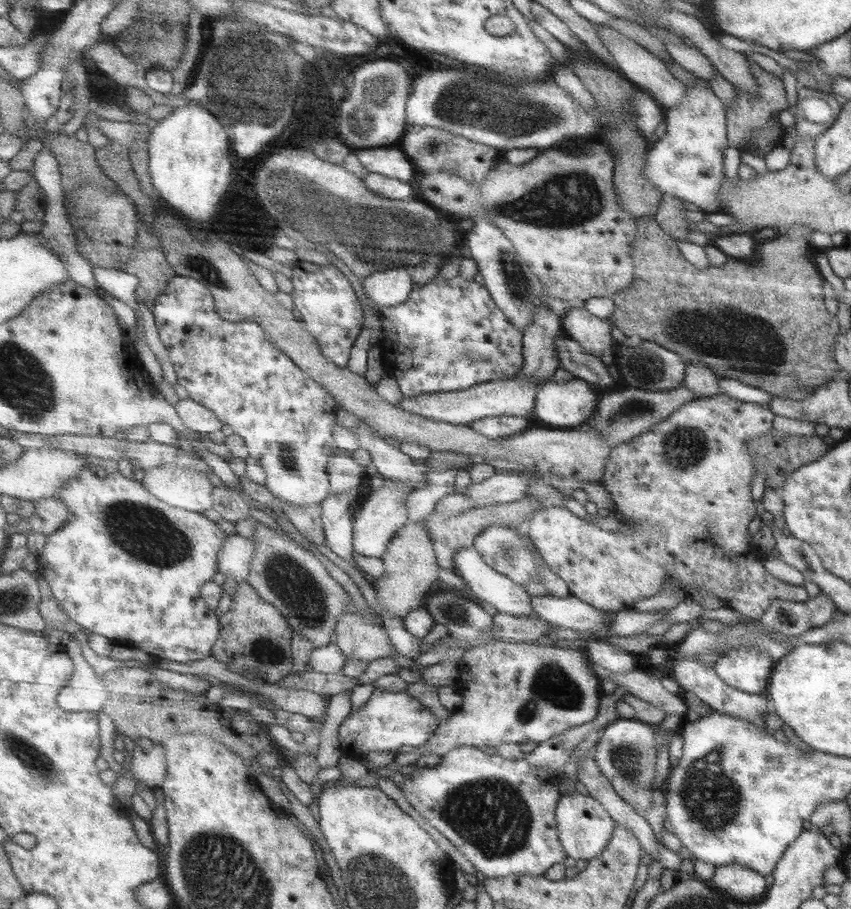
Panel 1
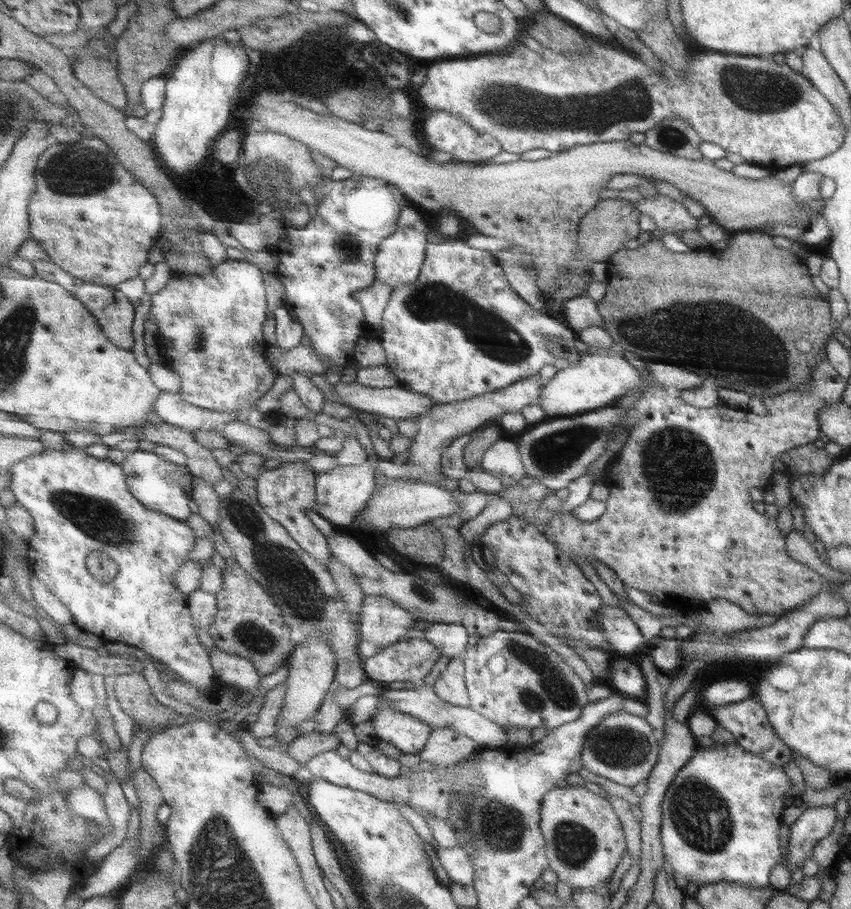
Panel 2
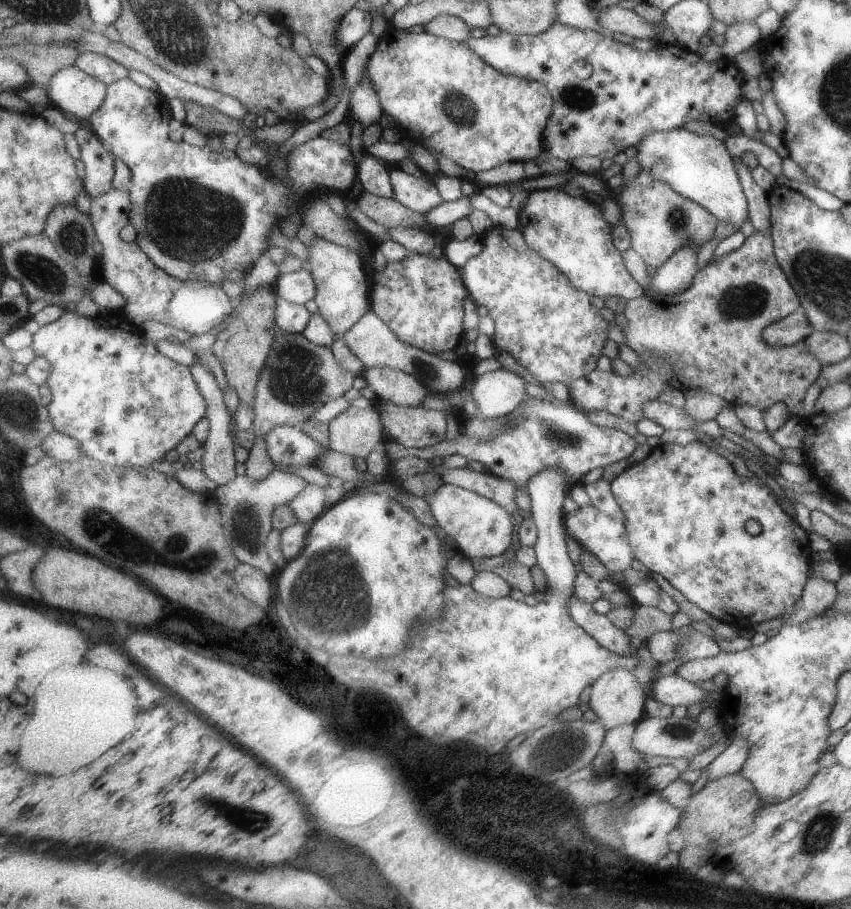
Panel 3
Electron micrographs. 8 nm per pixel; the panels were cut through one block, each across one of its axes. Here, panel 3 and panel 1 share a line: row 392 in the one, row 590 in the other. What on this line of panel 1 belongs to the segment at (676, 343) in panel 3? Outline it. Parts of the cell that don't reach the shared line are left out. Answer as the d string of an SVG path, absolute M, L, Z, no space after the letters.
M720 393L712 397L702 397L697 400L688 402L678 410L672 412L666 420L662 423L656 424L654 428L649 429L648 432L636 436L632 442L626 442L618 447L614 447L608 457L606 463L606 471L604 471L604 486L606 490L611 493L614 502L616 503L616 511L625 514L631 522L632 529L630 533L618 534L601 530L596 525L586 522L568 507L545 507L539 510L535 517L527 523L527 530L535 543L538 550L546 558L552 570L559 574L567 582L571 594L576 595L582 602L586 602L602 611L620 611L630 608L633 603L638 600L648 599L649 596L660 592L664 589L664 582L668 577L676 579L683 588L686 584L696 584L707 591L713 592L716 596L724 602L724 606L737 610L738 612L752 618L757 619L766 612L766 609L774 602L774 600L791 600L794 602L806 602L810 598L806 588L802 586L792 586L787 582L782 582L779 578L772 576L765 568L762 562L762 552L758 551L752 545L752 538L748 533L750 521L756 516L756 507L754 500L751 497L750 489L751 482L756 475L754 471L754 461L748 452L748 442L764 436L766 432L773 429L774 413L770 411L767 406L760 406L752 402L740 402L726 394Z

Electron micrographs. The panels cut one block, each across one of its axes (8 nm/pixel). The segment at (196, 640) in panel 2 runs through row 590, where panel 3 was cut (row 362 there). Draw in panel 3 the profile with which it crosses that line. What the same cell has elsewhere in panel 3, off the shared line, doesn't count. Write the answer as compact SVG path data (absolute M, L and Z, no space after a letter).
M70 308L55 323L41 327L35 334L34 348L38 351L39 355L46 357L47 360L50 361L50 364L52 364L48 383L51 384L54 400L49 407L57 430L77 438L82 443L86 454L99 461L125 467L126 469L130 467L152 467L155 462L166 458L166 454L168 454L170 450L176 449L185 438L194 434L194 428L196 428L209 413L209 402L205 394L201 391L201 386L198 384L193 370L189 366L181 362L176 362L176 360L172 360L168 355L165 355L158 348L157 343L146 338L141 331L141 327L136 326L126 312L107 310L99 317L87 317L78 313L75 308Z

